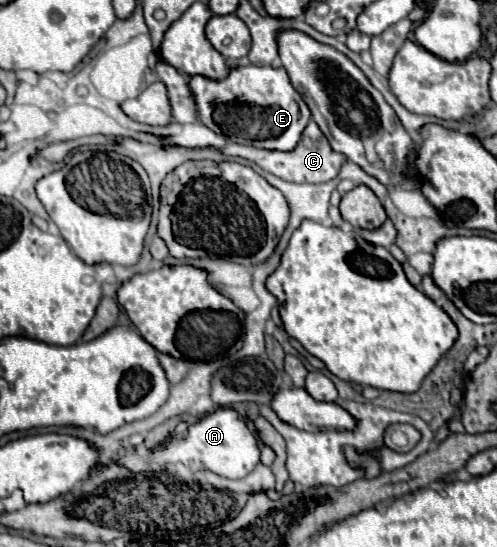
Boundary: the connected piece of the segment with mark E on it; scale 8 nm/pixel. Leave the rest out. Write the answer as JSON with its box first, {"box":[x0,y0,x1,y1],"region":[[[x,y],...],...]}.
{"box":[188,64,310,150],"region":[[[256,64],[230,66],[228,76],[224,80],[190,76],[188,84],[196,100],[198,118],[204,126],[208,126],[212,132],[224,132],[224,136],[228,138],[238,138],[238,142],[252,142],[258,148],[292,150],[310,120],[310,110],[304,104],[302,96],[292,88],[284,68]]]}

